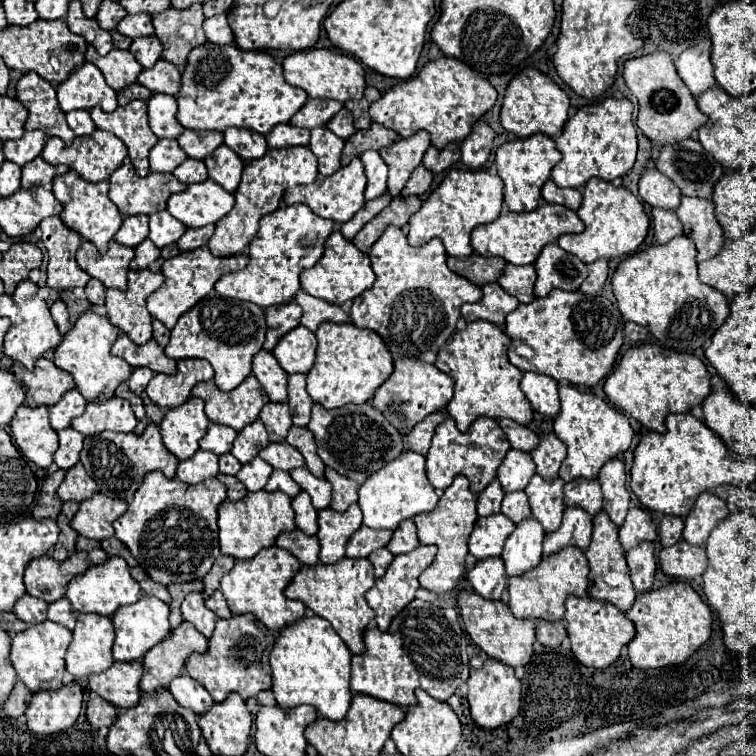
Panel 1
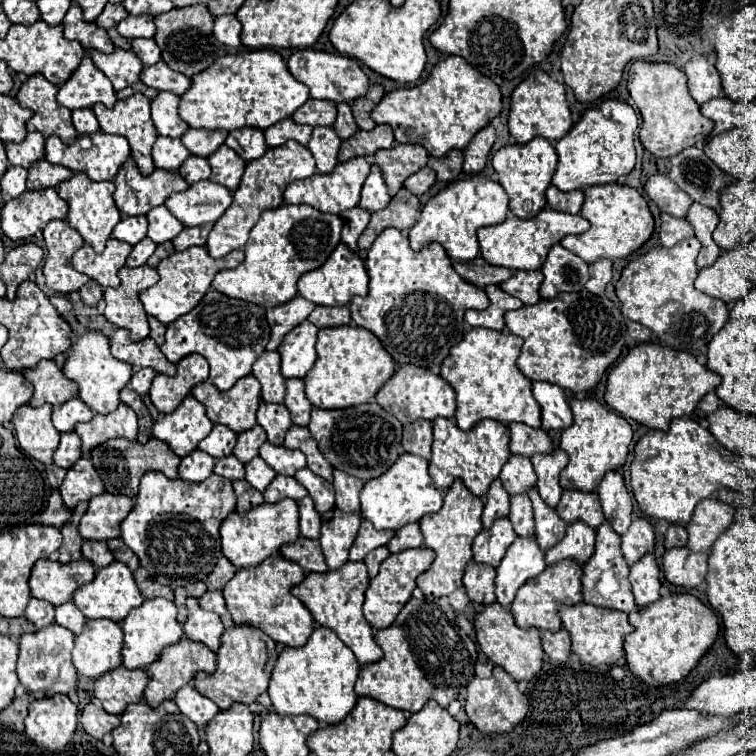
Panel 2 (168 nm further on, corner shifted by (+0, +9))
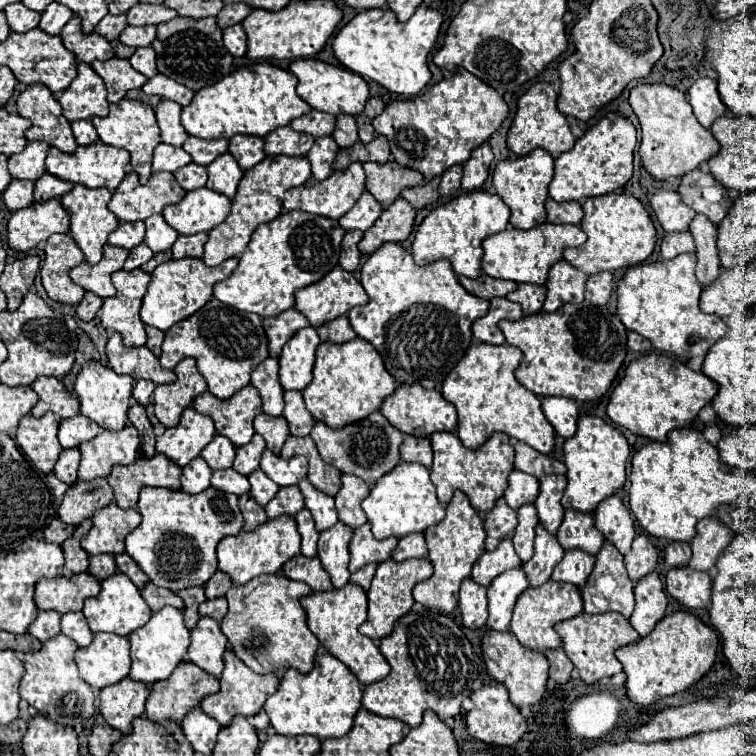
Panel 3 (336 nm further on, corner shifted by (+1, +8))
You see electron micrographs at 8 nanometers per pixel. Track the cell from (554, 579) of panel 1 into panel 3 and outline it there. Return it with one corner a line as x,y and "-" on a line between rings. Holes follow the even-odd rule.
548,581
542,587
526,589
518,597
510,629
524,647
528,647
532,651
538,651
538,653
546,653
548,649
558,649
562,645
560,639
558,639
558,633
554,631
554,625
580,615
582,609
584,609
584,603
582,603
578,587
572,587
570,583

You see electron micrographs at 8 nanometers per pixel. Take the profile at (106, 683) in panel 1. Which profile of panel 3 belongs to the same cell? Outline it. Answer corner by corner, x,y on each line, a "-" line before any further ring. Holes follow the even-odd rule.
122,679
112,687
104,687
98,695
100,713
106,723
120,733
128,735
132,727
132,719
144,713
144,703
150,695
150,687
132,679

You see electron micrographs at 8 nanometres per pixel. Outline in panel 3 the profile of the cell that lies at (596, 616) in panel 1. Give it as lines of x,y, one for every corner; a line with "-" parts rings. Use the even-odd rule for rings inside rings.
580,613
574,619
562,621
556,625
556,633
562,639
562,649
568,655
568,659
574,663
574,667
580,673
580,679
584,683
598,683
604,677
612,677
622,671
622,663
616,659
614,651
626,645
634,645
640,635
636,629
628,623
626,617
616,613
600,613
600,615
588,615

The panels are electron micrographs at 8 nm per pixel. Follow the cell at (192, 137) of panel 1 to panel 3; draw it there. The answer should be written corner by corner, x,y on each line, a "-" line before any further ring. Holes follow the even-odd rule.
188,137
186,143
182,145
186,153
190,153
192,161
198,165
210,165
216,157
224,155
228,151
228,141
226,139
214,139
214,141
202,141
198,137

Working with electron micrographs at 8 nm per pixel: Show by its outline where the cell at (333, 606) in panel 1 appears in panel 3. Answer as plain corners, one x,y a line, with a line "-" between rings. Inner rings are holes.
348,583
342,589
332,589
328,593
310,593
308,597
302,599
302,607
306,611
306,621
310,631
316,635
316,639
322,643
322,647
338,657
362,685
370,685
376,681
382,681
390,673
390,665
380,653
378,645
372,639
366,639
358,627
366,621
368,617
368,599
362,587

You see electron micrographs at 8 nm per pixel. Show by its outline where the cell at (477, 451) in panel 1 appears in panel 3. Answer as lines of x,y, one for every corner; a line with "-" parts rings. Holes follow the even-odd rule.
446,431
434,433
430,437
430,443
434,449
434,463
430,467
430,475
432,475
432,483
438,489
438,499
444,505
448,505
448,501
452,499
456,489
460,489
468,495
470,505
478,513
488,513
494,507
494,503
500,497
504,497
508,475
514,469
514,463
512,463
514,461
514,447
510,445
508,435
496,433
476,451
464,447
462,441
454,433
446,433

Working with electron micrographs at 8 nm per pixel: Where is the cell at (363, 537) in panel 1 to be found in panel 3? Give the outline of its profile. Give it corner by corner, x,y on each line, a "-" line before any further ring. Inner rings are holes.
370,523
354,529
354,535
350,539
350,573
358,571
368,563
376,563
376,565
384,563
386,559
390,559
396,543
398,539
394,537
382,541
374,539
370,531

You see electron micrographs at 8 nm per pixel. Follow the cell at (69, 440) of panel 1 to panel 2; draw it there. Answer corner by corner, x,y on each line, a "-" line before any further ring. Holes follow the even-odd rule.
75,432
71,434
61,434
61,442
53,454
53,462
61,468
69,468
73,466
79,458
81,458
81,442
79,436

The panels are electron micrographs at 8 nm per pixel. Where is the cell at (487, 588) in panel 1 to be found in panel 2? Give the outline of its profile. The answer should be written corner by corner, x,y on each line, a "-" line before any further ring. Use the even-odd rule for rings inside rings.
471,560
465,568
463,576
463,586
473,602
487,604
495,602
495,568
493,566
483,566
481,562

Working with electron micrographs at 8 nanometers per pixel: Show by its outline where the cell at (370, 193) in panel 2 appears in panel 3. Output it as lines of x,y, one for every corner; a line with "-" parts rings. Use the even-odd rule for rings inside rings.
368,191
356,201
356,205
342,217
338,219
340,227
344,231
354,231
354,229
360,229
360,231
366,231
374,225
374,221
380,217
382,213
382,207
378,201
374,201
374,197
368,195

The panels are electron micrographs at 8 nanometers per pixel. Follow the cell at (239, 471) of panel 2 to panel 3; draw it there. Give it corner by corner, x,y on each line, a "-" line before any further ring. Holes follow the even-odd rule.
226,469
226,471
216,471
212,475
212,485
218,491
224,493
234,493
234,495
244,495
250,491
250,483
244,475
236,473
234,469

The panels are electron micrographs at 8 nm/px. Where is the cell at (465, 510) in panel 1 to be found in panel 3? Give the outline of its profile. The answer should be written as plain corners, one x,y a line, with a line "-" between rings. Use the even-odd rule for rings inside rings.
456,491
452,501
446,507
446,517
436,527
430,527
426,533
428,543
428,561
434,567
434,575
428,581
422,581
414,587
414,599
416,603
422,603
428,609
438,609
440,613
452,613
458,605
458,589
460,583
470,577
472,565
480,559
480,555
486,551
484,547
484,523
480,515
472,509
468,503
468,497
462,491

